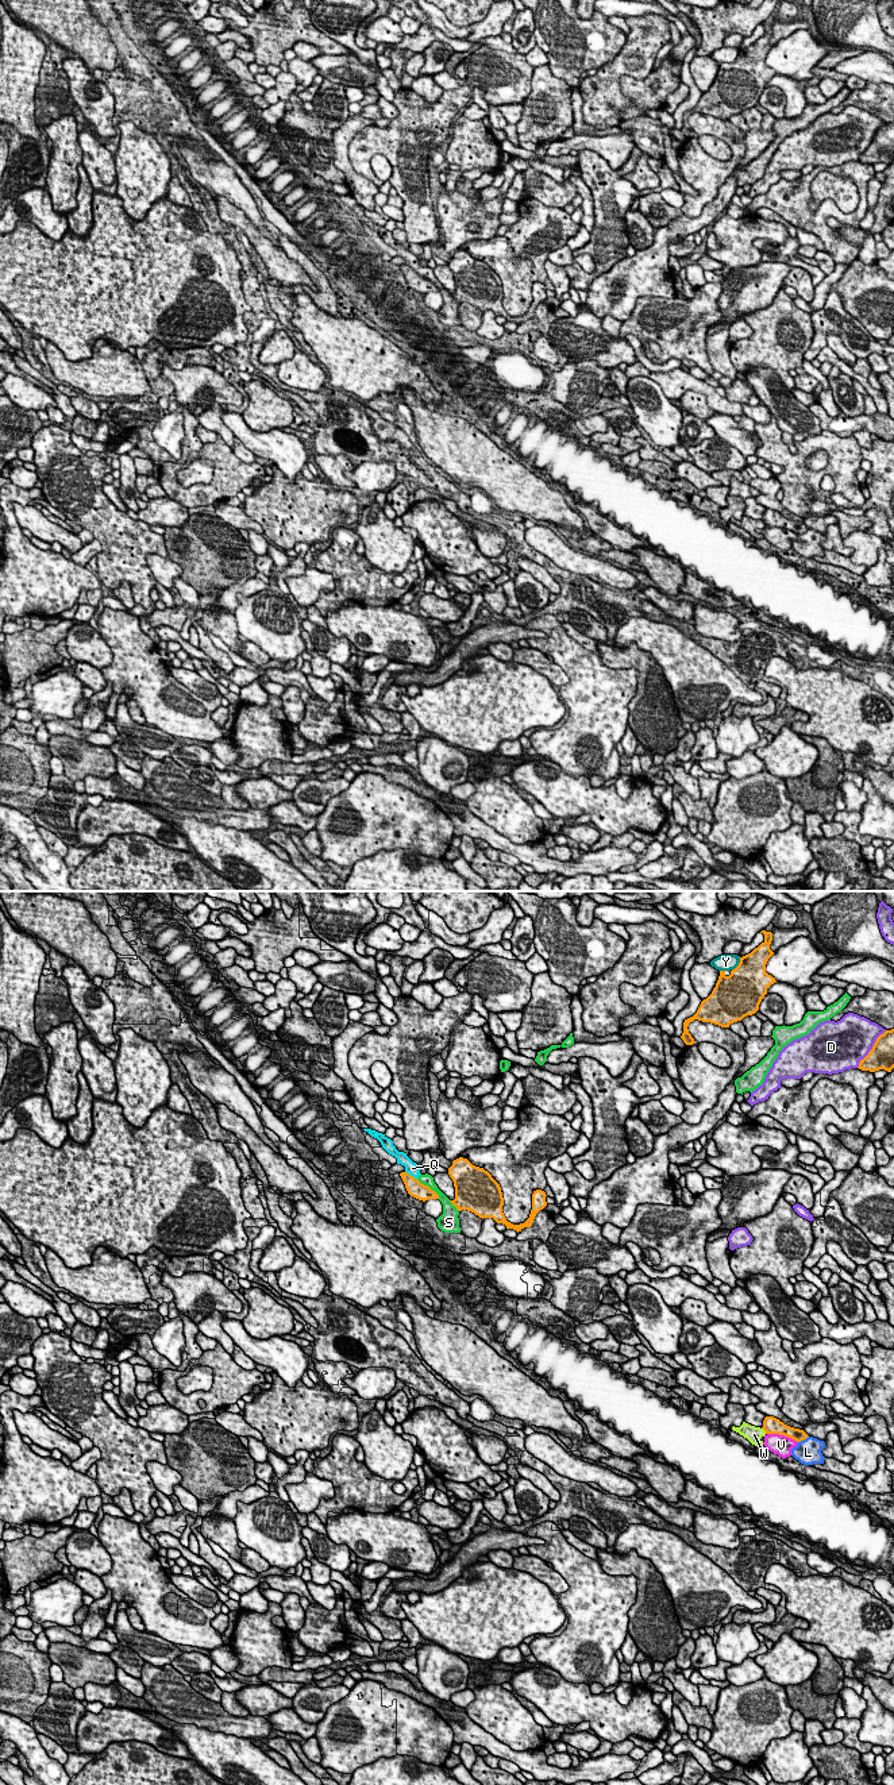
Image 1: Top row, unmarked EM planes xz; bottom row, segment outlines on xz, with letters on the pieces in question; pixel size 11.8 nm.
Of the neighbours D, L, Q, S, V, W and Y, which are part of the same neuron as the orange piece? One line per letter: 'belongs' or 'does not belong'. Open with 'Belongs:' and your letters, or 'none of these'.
Belongs: none of these
D: does not belong
L: does not belong
Q: does not belong
S: does not belong
V: does not belong
W: does not belong
Y: does not belong

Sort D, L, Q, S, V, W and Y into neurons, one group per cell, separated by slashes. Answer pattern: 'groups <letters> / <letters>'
groups D / L / Q S / V / W / Y

